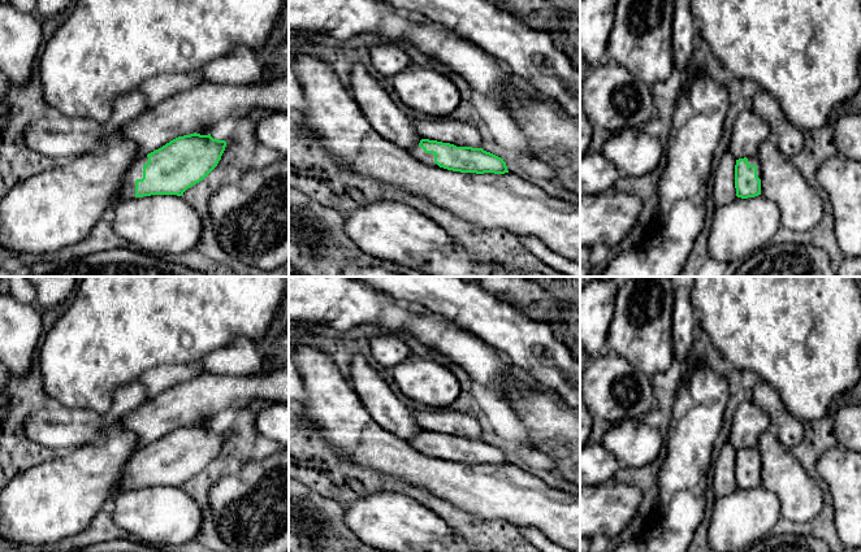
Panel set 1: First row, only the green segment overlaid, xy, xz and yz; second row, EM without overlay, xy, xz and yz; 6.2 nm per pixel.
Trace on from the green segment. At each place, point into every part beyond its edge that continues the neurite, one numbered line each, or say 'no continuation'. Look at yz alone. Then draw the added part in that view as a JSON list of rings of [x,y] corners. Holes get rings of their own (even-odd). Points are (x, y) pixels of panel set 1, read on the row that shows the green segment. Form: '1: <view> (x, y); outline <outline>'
1: yz (753, 160); outline [[[758,156],[748,157],[748,162],[749,162],[749,165],[756,165],[757,166],[757,177],[761,179],[761,165],[760,165]]]

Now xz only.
1: xz (416, 152); outline [[[414,144],[408,152],[411,153],[411,156],[414,158],[416,158],[417,161],[429,165],[429,166],[438,166],[434,162],[434,155],[433,153],[425,153],[423,148],[419,147],[419,144]]]

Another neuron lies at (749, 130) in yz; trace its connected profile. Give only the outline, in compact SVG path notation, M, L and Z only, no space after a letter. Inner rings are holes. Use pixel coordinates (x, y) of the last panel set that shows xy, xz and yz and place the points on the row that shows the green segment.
M747 107L735 118L727 152L735 160L757 156L761 143L769 138L769 125Z

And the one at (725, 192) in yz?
M726 152L719 160L714 178L714 203L715 208L732 203L736 196L735 188L735 165L736 160L730 152Z

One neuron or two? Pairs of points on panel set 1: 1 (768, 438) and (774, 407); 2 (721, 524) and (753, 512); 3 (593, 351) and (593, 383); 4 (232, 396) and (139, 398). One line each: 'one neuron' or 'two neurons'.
1: two neurons
2: one neuron
3: two neurons
4: two neurons

